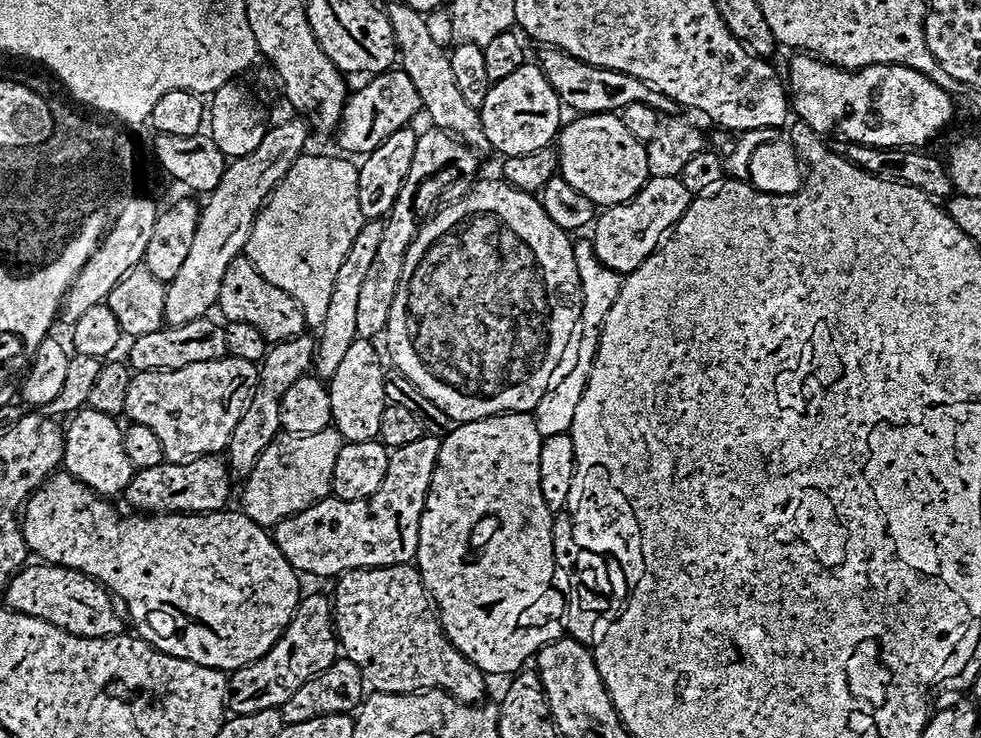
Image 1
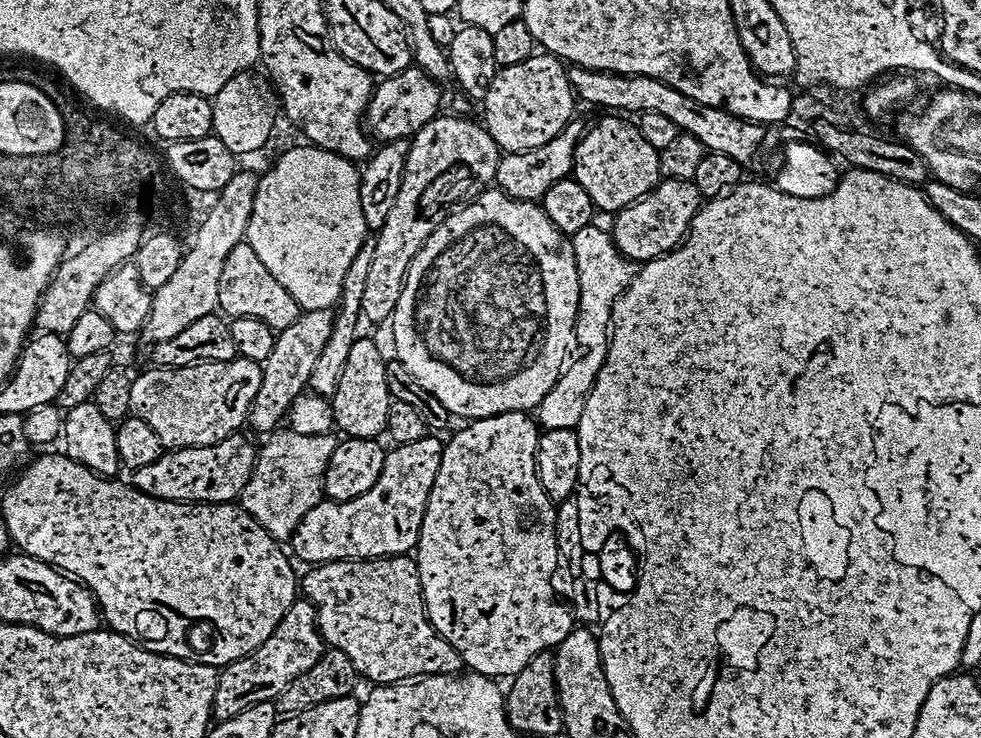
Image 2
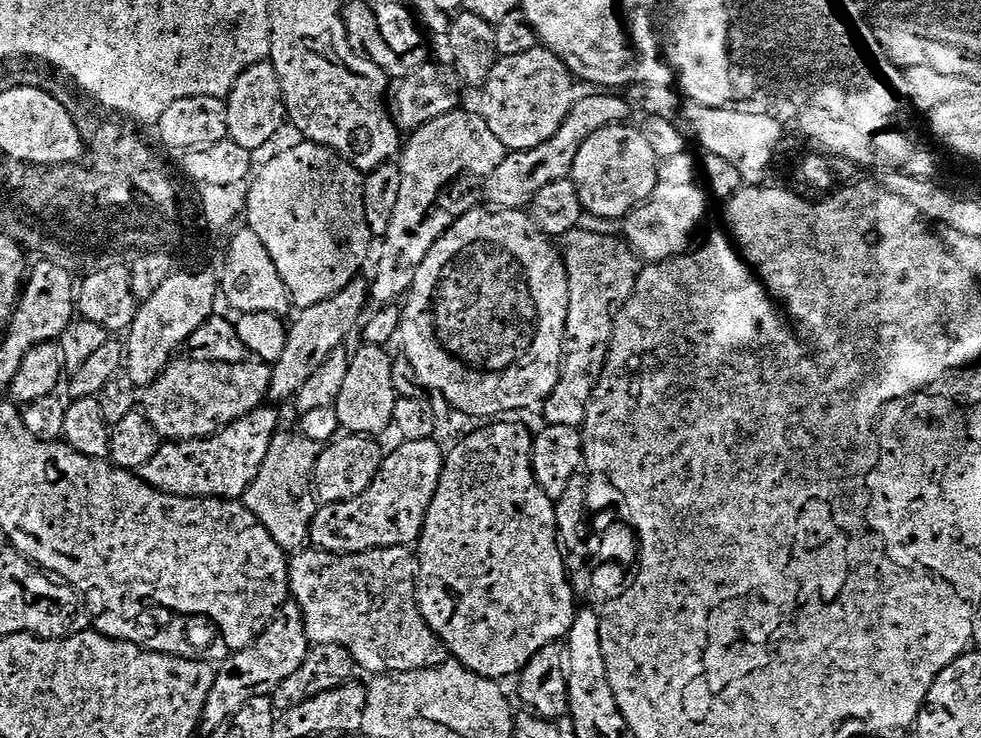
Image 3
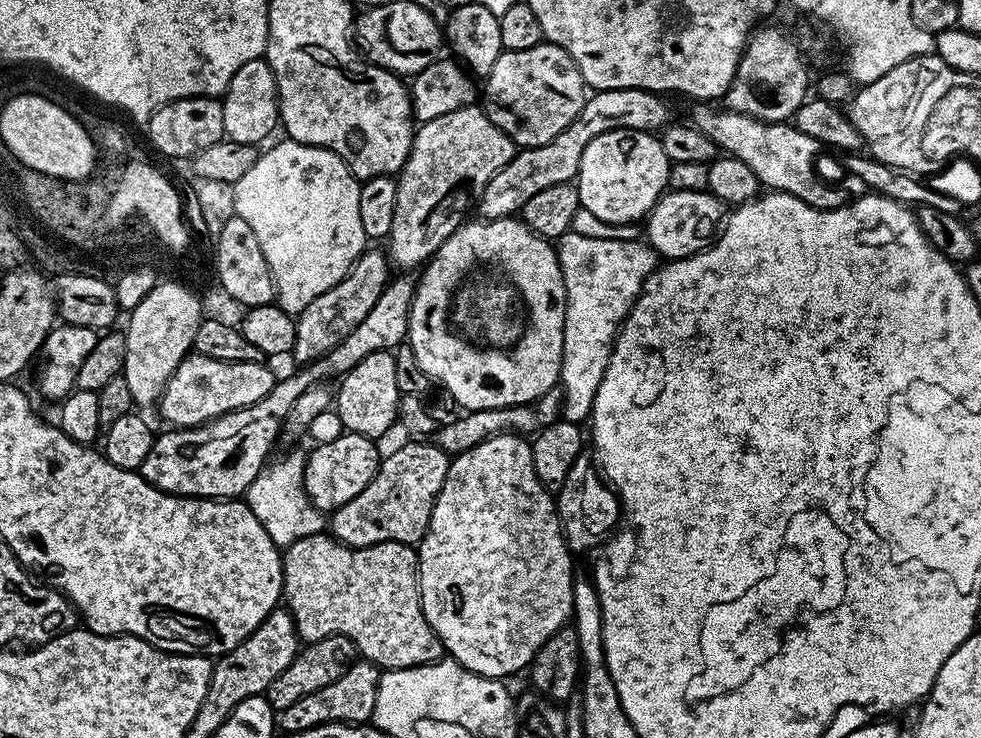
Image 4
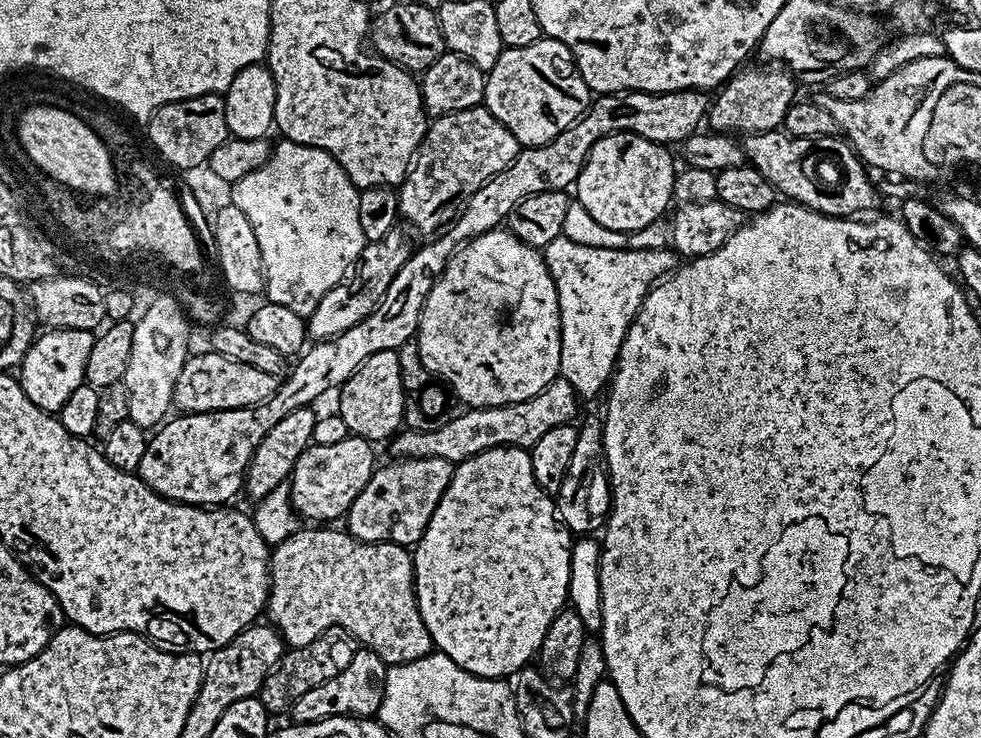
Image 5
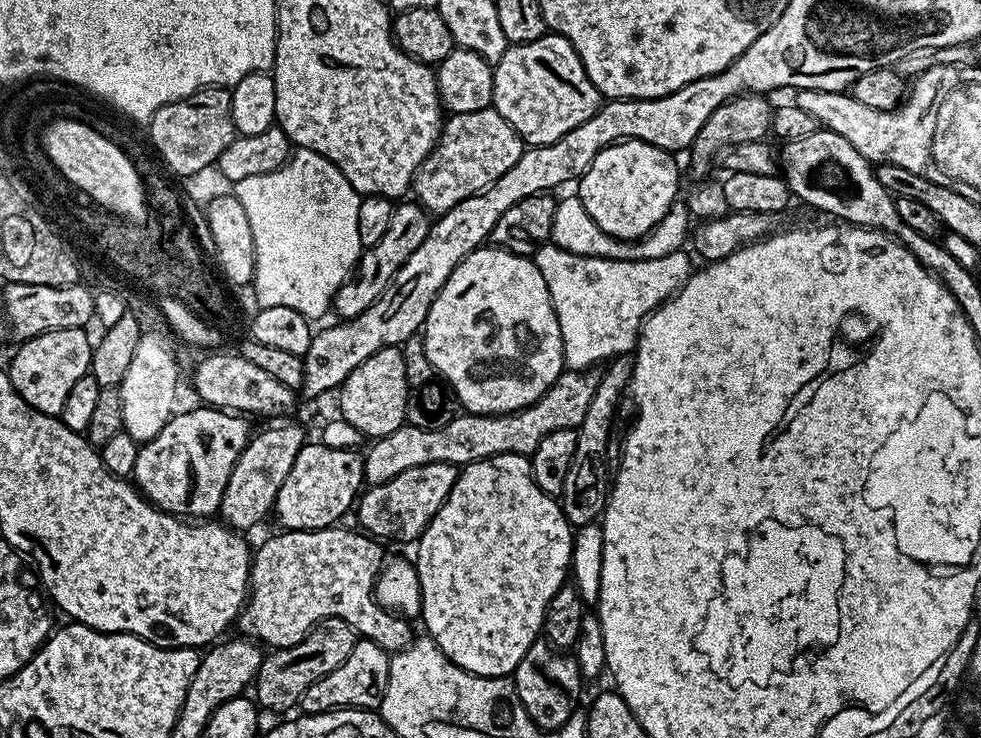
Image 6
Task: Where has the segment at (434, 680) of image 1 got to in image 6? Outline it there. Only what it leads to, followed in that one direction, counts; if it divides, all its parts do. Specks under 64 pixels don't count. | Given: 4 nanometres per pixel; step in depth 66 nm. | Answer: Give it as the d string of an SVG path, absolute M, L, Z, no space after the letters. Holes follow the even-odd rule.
M333 526L330 528L319 528L318 530L310 530L309 532L289 532L287 530L277 531L277 536L272 536L259 549L255 549L252 557L252 574L250 577L250 595L243 608L240 609L238 617L238 628L241 628L243 635L249 640L255 640L261 645L267 646L269 649L289 648L298 642L302 642L302 638L306 638L306 634L320 621L326 618L342 618L342 622L346 622L361 637L373 640L378 646L382 646L385 652L395 654L407 648L414 639L414 633L407 619L403 616L397 616L395 612L387 612L384 607L376 601L376 577L380 575L380 569L386 563L386 555L380 547L382 547L379 539L373 538L363 531L355 530L351 532L348 528L340 528L344 526Z

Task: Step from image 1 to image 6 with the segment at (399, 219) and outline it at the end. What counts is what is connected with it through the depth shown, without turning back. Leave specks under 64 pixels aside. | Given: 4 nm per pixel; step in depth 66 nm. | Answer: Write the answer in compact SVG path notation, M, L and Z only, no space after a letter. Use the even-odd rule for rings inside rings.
M493 107L451 114L445 119L438 142L418 166L411 191L416 192L415 199L425 212L448 212L458 206L462 198L483 192L495 180L502 178L506 170L516 165L525 147L514 126L510 126L510 122L506 122L506 118L502 118L502 114L498 114Z

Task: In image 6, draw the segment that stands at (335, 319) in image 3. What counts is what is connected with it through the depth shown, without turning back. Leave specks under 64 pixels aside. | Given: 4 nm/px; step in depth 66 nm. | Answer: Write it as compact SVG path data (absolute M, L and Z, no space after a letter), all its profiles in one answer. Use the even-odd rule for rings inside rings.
M419 202L411 203L397 203L393 207L390 226L386 230L386 235L374 246L364 248L361 251L351 276L336 292L334 312L337 312L337 317L353 320L358 314L366 311L387 290L390 282L398 274L400 267L410 258L410 254L414 254L414 250L418 250L418 246L422 246L422 242L428 237L429 213L425 212Z

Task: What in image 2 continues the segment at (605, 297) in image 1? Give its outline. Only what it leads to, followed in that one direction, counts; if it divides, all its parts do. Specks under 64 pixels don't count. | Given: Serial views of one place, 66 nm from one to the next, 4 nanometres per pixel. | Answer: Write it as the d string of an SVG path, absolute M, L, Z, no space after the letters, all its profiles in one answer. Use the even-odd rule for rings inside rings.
M591 223L582 226L582 230L571 233L574 262L578 268L578 308L574 331L575 347L580 347L576 358L567 363L559 378L550 386L546 398L536 405L535 419L541 429L566 430L579 429L582 410L586 410L586 398L592 392L598 378L598 370L606 362L608 338L612 322L612 307L616 299L628 289L634 275L633 261L627 260L616 248L611 232L598 230Z

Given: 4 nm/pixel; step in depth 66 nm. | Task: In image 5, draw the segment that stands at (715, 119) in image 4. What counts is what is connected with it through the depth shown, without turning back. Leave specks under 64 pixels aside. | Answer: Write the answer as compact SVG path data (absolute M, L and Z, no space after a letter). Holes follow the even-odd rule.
M777 130L745 135L742 143L747 163L758 169L775 186L777 193L789 201L803 204L805 208L813 208L815 212L821 212L824 216L841 218L852 218L857 213L871 213L868 211L876 204L878 188L877 185L876 188L872 185L872 180L868 177L869 169L857 156L852 144L839 135L823 136L814 141L810 138L789 136L787 132ZM816 148L825 152L829 162L844 175L841 184L831 188L820 181L820 156L816 153Z

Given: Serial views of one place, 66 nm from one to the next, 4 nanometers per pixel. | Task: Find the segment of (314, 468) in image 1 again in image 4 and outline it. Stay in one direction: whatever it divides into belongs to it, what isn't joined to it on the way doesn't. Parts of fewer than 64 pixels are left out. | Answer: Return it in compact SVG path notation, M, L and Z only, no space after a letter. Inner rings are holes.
M288 452L285 456L278 456L265 463L264 468L254 478L246 493L246 503L254 518L262 522L262 530L270 534L272 541L278 546L287 546L302 538L321 535L326 528L326 516L319 508L313 506L306 494L305 453Z

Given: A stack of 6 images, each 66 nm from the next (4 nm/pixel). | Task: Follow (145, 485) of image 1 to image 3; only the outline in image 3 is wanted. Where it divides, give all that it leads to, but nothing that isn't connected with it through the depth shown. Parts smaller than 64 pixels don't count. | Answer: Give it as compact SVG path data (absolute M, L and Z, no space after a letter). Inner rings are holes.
M267 406L252 408L246 416L231 420L225 428L219 428L210 436L164 440L158 450L154 450L150 462L139 468L138 475L156 491L175 496L240 498L254 474L258 474L258 466L262 466L262 458L266 458L266 450L277 430L274 409Z

